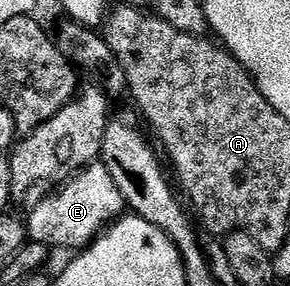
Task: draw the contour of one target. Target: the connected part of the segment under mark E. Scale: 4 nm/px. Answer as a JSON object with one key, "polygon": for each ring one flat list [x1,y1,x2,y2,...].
{"polygon":[[91,164,79,171,58,191,45,195,26,220,27,235,33,242,42,243,50,248,85,249,98,235,115,220,127,213,126,198,116,188,116,180,101,164]]}

